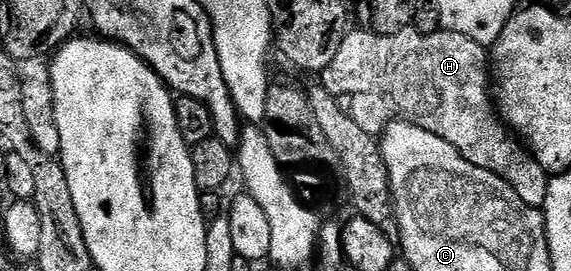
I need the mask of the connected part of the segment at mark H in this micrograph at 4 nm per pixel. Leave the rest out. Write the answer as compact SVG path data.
M373 29L365 30L347 30L346 37L342 40L340 49L336 49L336 57L332 57L332 65L328 65L328 69L324 69L320 73L321 86L327 87L332 94L339 97L350 95L348 113L356 121L356 125L360 125L360 129L364 129L369 135L378 137L383 134L384 129L389 127L391 123L399 121L403 123L415 123L420 129L428 129L428 133L436 133L436 137L444 137L444 141L448 141L448 145L452 145L459 151L469 166L480 166L482 169L490 170L497 177L503 178L520 195L521 200L525 204L539 209L545 208L551 176L535 161L534 156L530 154L529 150L511 134L502 116L499 115L495 100L492 98L492 79L488 74L488 51L483 44L472 41L472 37L464 37L460 33L445 29L439 29L427 35L417 29L397 31L391 35L380 35Z

